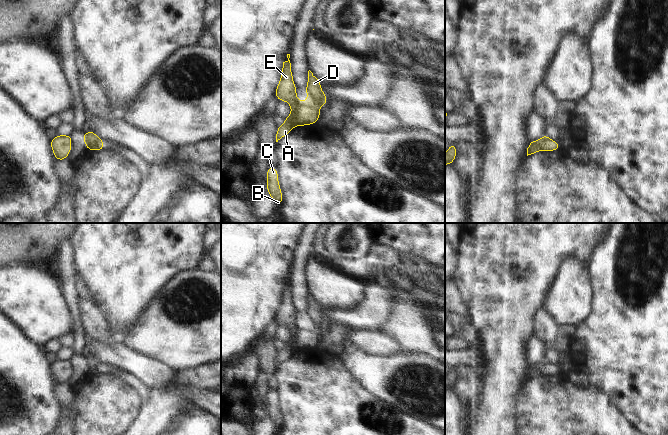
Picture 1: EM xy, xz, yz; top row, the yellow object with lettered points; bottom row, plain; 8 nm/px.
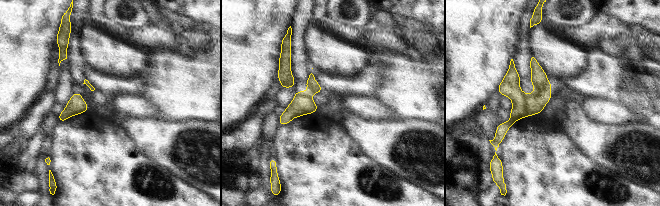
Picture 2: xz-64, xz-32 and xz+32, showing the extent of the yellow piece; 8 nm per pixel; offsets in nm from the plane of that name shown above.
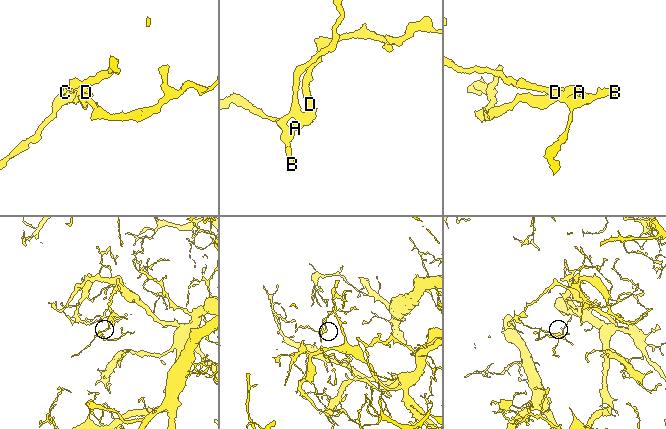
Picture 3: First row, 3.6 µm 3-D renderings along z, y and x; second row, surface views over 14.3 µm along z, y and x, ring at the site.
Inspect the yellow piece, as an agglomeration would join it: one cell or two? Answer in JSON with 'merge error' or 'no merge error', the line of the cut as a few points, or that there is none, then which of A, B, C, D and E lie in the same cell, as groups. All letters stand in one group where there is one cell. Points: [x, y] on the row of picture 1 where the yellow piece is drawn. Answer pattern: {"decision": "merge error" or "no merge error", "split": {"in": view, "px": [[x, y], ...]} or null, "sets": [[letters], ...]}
{"decision": "merge error", "split": {"in": "xz", "px": [[322, 92], [322, 98], [319, 101], [308, 101]]}, "sets": [["A", "B", "C", "E"], ["D"]]}

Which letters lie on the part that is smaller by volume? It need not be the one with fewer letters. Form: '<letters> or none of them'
D

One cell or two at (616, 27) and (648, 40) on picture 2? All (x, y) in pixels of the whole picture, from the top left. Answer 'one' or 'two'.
one

